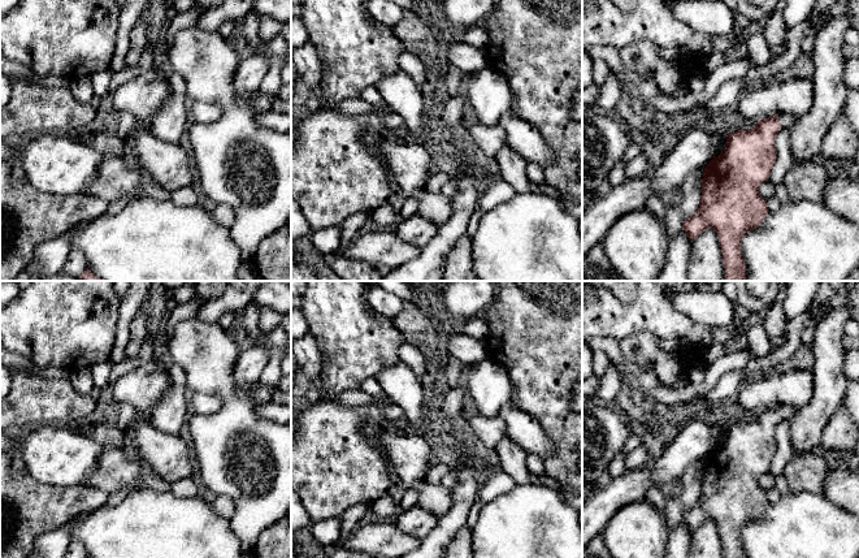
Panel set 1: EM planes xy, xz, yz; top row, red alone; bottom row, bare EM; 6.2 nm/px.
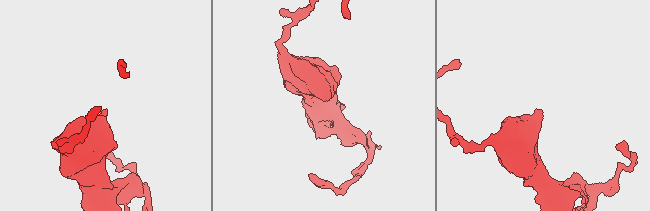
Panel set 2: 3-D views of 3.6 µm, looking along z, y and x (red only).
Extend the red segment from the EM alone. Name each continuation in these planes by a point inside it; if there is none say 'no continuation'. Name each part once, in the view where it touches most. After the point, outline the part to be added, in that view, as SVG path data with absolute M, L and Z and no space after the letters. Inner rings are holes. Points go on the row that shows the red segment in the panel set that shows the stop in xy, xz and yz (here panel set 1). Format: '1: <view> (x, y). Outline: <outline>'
1: yz (788, 121). Outline: M788 113L780 114L778 120L781 122L781 129L788 129L789 131L791 130L794 124L797 122L797 118L794 116L788 114Z

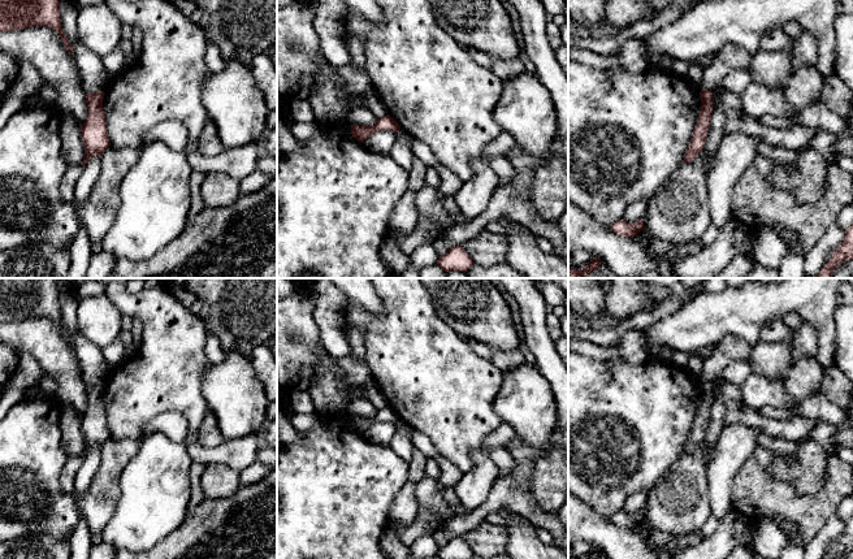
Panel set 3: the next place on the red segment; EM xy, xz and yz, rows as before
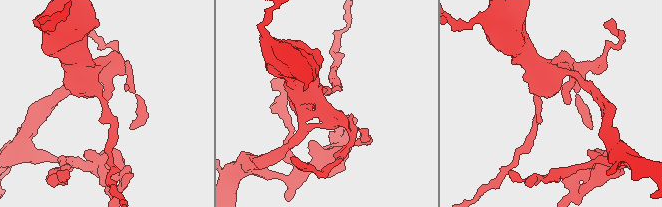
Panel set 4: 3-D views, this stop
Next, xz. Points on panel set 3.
no continuation

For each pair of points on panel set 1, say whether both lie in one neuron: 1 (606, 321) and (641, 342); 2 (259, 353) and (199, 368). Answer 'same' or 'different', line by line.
1: different
2: different

